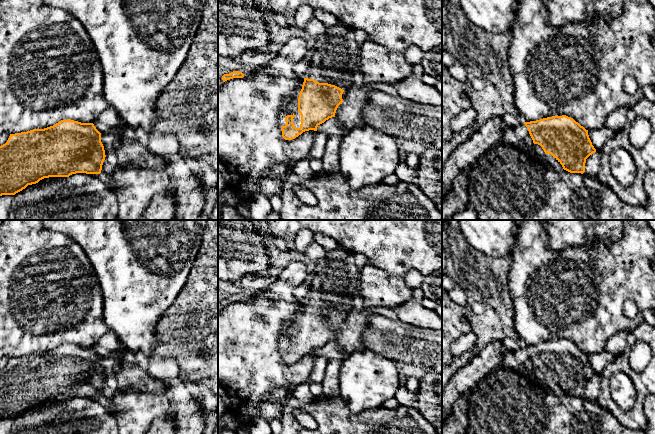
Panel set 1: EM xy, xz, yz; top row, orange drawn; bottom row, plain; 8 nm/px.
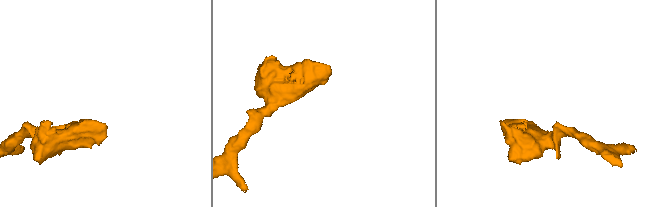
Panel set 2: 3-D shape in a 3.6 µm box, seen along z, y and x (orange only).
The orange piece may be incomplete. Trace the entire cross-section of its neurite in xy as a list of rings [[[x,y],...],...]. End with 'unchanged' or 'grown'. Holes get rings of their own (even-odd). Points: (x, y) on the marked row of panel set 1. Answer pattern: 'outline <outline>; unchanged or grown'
outline [[[67,119],[44,129],[10,134],[7,142],[0,146],[0,196],[15,195],[28,185],[36,184],[44,178],[69,177],[76,173],[100,174],[105,157],[101,133],[93,123]]]; unchanged

